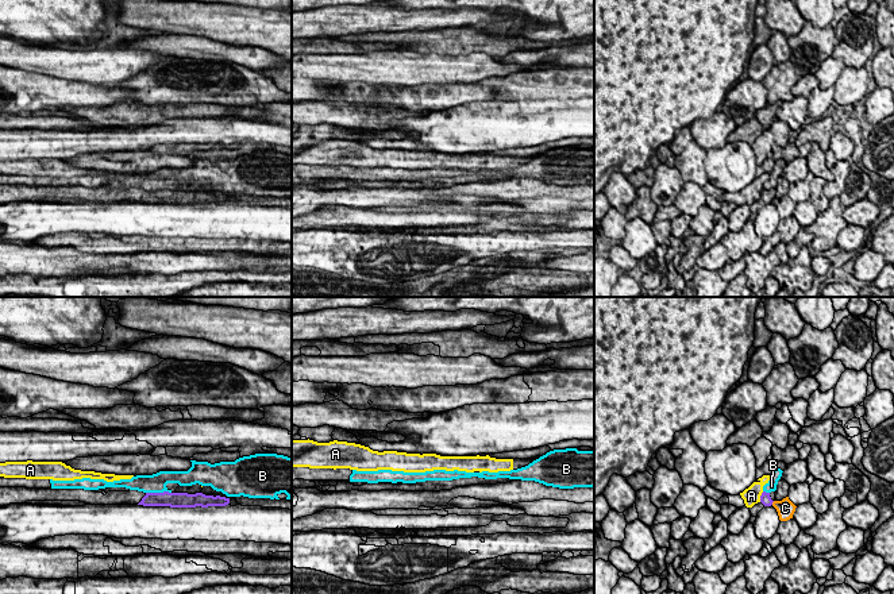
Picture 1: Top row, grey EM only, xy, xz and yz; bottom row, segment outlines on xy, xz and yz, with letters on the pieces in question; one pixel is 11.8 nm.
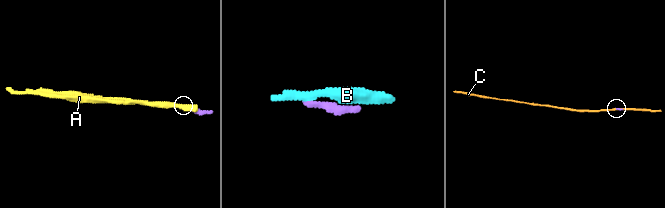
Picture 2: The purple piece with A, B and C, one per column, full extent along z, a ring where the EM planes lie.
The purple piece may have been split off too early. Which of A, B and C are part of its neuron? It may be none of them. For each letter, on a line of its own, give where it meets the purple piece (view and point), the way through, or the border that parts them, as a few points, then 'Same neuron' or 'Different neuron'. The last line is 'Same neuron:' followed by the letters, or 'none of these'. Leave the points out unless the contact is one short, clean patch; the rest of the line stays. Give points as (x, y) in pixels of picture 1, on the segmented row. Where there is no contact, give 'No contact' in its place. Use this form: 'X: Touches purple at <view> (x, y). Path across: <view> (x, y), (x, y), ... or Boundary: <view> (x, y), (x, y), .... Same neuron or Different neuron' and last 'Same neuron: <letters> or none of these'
A: Touches purple at yz (760, 497). Different neuron
B: Touches purple at xy (158, 493). Boundary: xy (170, 492), (146, 493). Different neuron
C: Touches purple at yz (773, 501). Boundary: yz (774, 501), (771, 504). Different neuron
Same neuron: none of these

